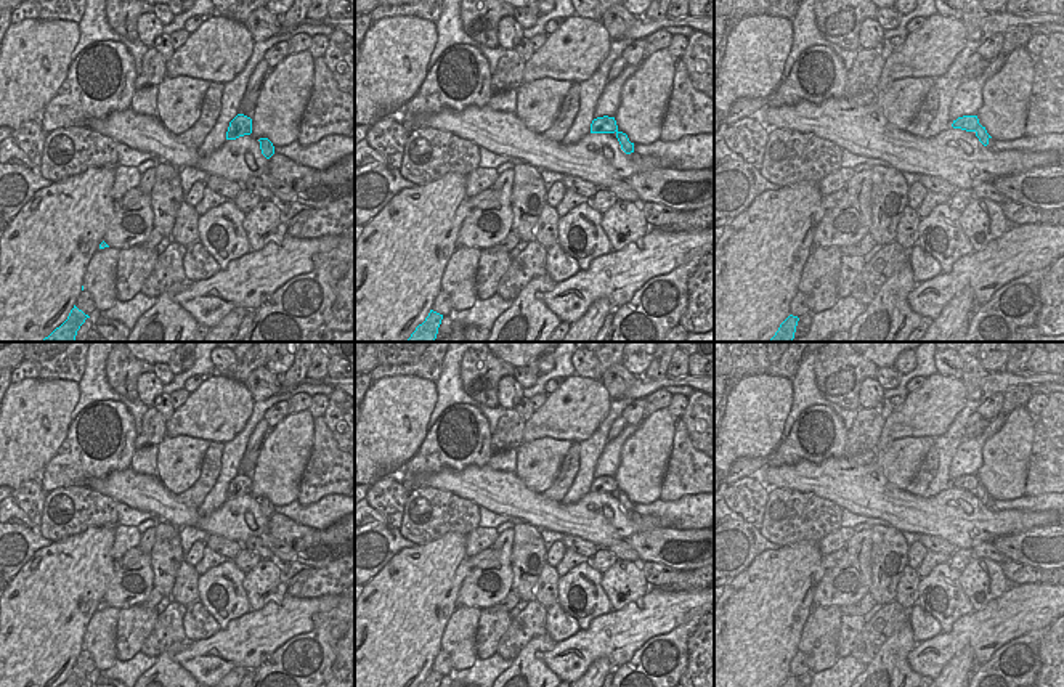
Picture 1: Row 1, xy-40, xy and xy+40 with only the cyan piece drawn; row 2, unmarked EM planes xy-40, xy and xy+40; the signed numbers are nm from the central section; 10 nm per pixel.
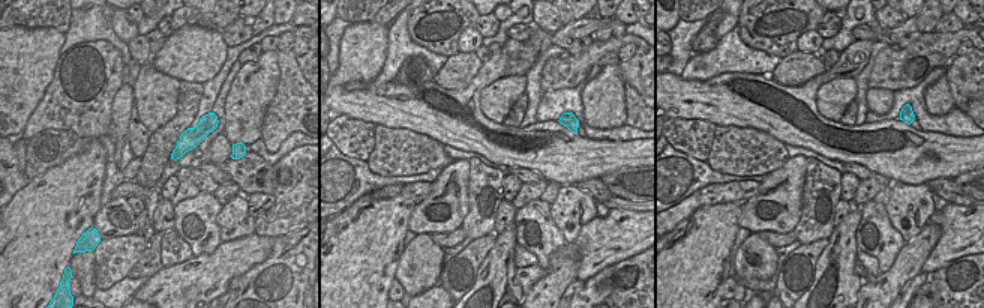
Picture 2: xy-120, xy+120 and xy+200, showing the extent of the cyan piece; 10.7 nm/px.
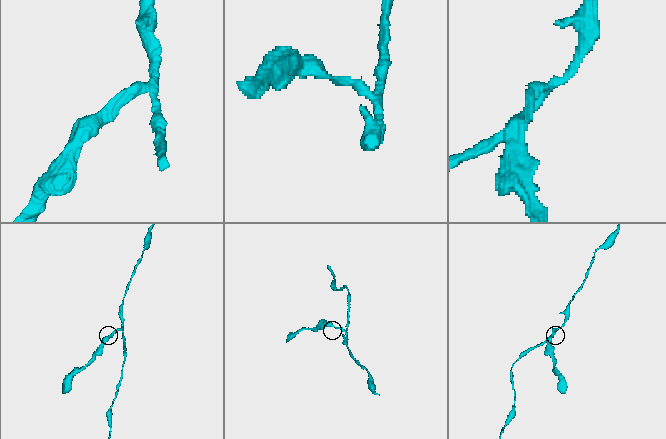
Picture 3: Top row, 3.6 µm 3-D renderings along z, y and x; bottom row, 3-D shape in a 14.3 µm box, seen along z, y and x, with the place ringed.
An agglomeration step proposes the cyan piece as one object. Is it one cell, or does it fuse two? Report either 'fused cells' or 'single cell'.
fused cells

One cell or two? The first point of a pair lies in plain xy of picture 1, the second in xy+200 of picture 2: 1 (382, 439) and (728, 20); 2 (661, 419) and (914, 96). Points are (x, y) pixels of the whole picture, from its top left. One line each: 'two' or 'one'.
1: two
2: two

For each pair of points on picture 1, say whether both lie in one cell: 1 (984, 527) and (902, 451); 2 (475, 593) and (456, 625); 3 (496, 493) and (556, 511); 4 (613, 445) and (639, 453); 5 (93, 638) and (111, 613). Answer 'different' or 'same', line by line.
1: different
2: different
3: same
4: different
5: same

